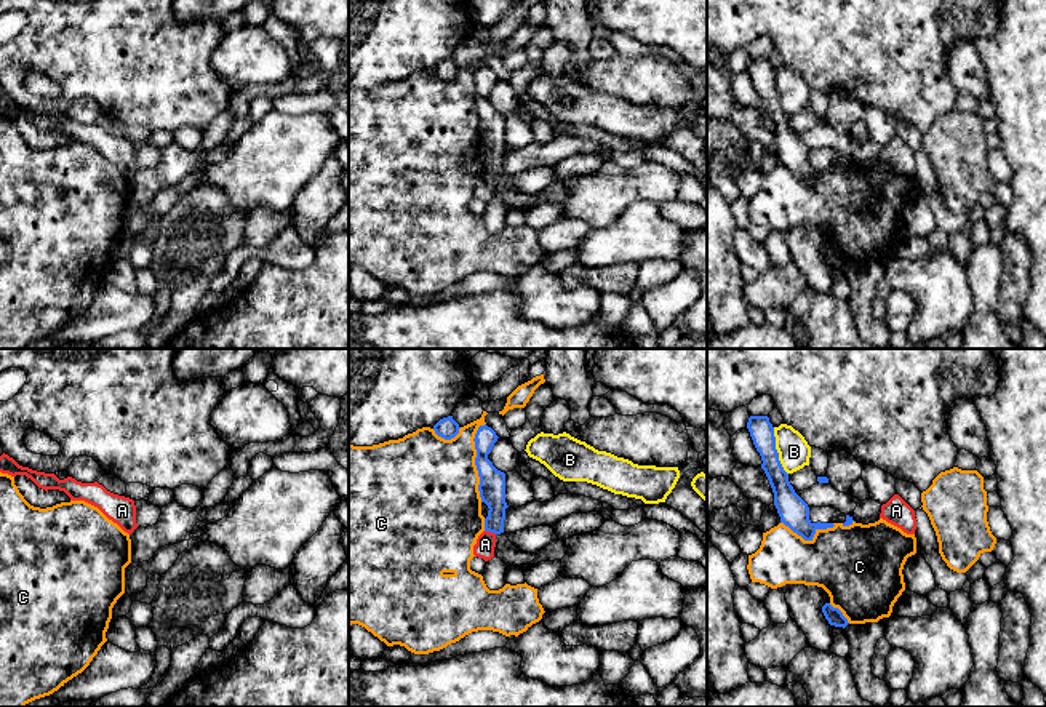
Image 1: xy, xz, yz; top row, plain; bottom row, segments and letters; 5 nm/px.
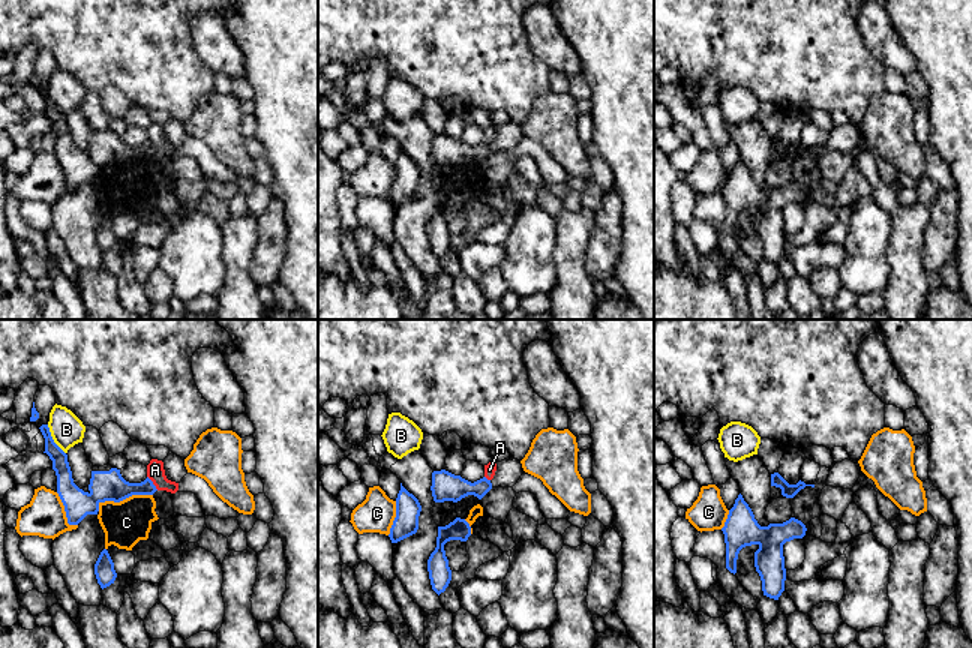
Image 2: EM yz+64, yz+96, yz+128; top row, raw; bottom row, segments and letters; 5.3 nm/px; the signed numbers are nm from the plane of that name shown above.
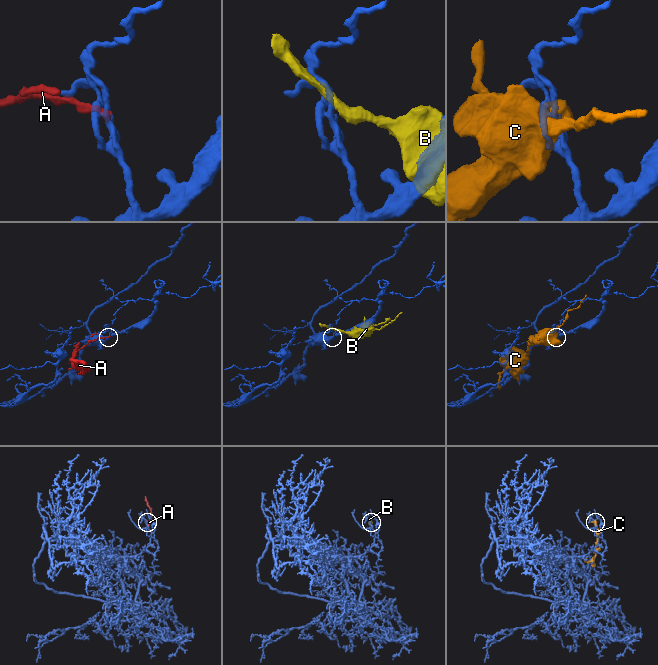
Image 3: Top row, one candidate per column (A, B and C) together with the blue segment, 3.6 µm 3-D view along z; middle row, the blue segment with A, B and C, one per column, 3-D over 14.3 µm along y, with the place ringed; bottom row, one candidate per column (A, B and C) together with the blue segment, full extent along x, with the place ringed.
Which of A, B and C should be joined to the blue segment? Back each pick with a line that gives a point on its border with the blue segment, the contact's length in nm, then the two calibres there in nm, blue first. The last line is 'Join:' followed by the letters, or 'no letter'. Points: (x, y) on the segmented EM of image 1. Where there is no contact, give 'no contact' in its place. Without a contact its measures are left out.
Join: no letter

